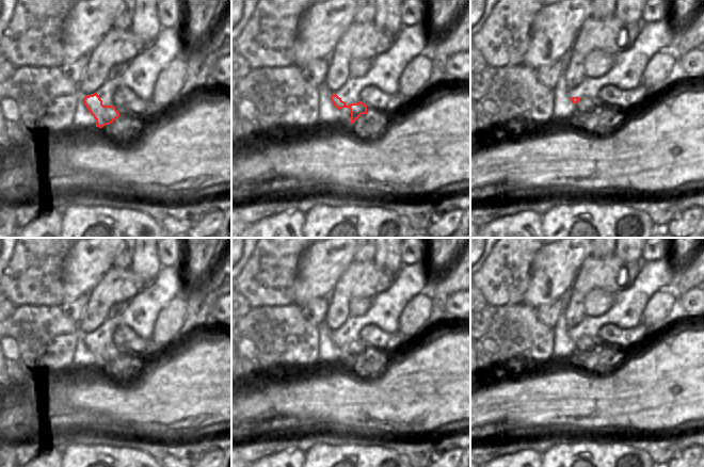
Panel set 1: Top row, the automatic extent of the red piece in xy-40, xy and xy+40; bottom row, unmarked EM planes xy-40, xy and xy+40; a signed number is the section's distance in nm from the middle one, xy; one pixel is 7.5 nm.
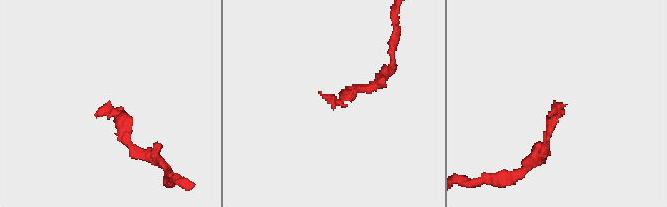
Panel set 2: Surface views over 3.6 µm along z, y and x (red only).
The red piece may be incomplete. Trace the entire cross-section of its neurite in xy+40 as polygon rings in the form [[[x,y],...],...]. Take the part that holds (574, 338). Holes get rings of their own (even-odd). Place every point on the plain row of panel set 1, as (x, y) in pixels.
[[[572,336],[571,339],[576,343],[576,350],[573,355],[569,356],[569,361],[588,359],[598,347],[605,345],[598,336],[594,338],[590,338],[588,336],[583,338],[580,338],[579,336]]]

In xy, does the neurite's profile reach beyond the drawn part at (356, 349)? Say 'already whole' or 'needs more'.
needs more

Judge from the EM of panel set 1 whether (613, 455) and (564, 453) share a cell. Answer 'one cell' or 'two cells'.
one cell

